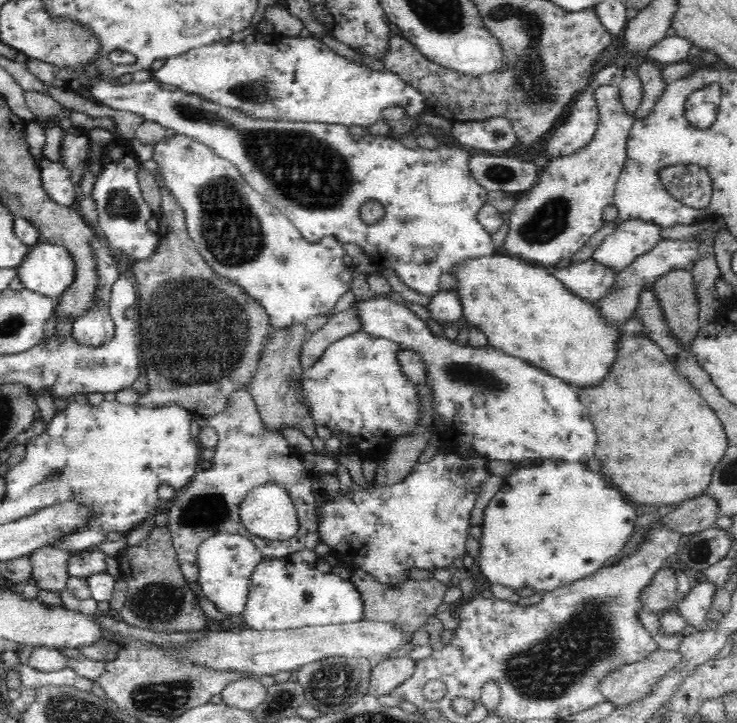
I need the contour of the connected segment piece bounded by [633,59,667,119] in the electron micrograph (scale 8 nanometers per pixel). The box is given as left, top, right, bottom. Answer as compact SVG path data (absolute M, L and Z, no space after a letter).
M645 59L639 66L634 67L643 84L643 99L633 115L635 119L643 119L654 110L656 102L664 94L667 82L662 79L662 66L652 60Z

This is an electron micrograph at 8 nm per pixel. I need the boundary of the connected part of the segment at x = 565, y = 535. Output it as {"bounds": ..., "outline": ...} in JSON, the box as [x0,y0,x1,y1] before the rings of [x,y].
{"bounds":[478,460,636,593],"outline":[[[544,460],[544,464],[538,466],[538,468],[520,468],[514,474],[508,474],[504,477],[504,484],[489,501],[484,511],[483,522],[480,525],[482,536],[479,540],[480,556],[478,557],[478,564],[482,574],[488,578],[490,584],[502,584],[502,586],[508,586],[508,588],[512,588],[514,591],[521,588],[533,588],[537,592],[542,590],[545,593],[562,586],[568,586],[568,584],[572,584],[576,580],[593,575],[610,558],[618,556],[622,552],[624,544],[628,542],[635,530],[636,518],[636,510],[622,498],[622,494],[616,488],[610,486],[610,482],[602,474],[588,470],[584,464],[568,464],[568,462],[560,462],[558,464],[558,462],[552,462],[552,460]]]}

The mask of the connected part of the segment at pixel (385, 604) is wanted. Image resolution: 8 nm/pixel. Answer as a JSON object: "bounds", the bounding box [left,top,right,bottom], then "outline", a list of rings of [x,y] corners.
{"bounds":[350,568,447,634],"outline":[[[354,568],[350,573],[350,580],[356,585],[364,601],[364,618],[362,619],[396,623],[406,634],[413,634],[430,616],[434,616],[436,608],[442,604],[447,589],[446,585],[434,577],[419,581],[406,579],[395,585],[384,585],[362,569]]]}

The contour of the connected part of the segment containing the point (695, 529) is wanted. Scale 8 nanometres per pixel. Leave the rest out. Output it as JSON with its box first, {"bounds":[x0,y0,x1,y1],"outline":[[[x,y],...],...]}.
{"bounds":[656,492,720,537],"outline":[[[704,492],[692,500],[680,502],[672,514],[662,517],[656,523],[662,523],[664,527],[687,537],[716,526],[716,520],[720,517],[718,512],[718,501]]]}

